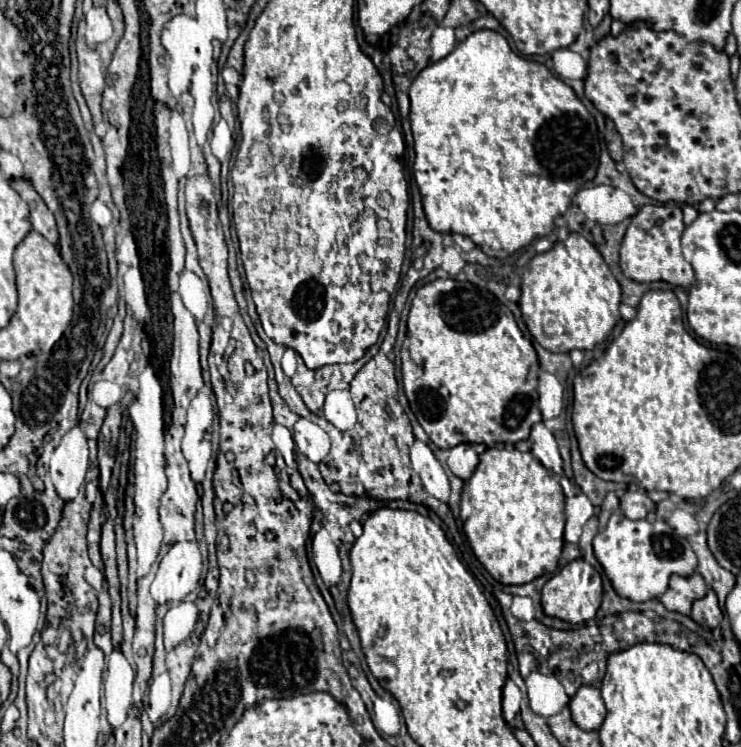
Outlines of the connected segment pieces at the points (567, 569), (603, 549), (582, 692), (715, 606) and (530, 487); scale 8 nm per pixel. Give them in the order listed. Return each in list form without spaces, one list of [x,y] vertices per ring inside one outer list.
[[[575,559],[569,565],[565,565],[559,573],[555,573],[541,591],[541,605],[545,615],[563,619],[567,623],[585,623],[595,617],[603,597],[603,583],[601,575],[583,559]]]
[[[621,511],[613,513],[607,527],[597,533],[593,539],[593,549],[617,593],[621,593],[621,597],[629,597],[631,601],[649,601],[653,597],[661,597],[673,573],[687,577],[695,573],[697,567],[697,557],[687,539],[675,535],[665,521],[657,519],[653,525],[647,519],[631,521]]]
[[[583,685],[575,693],[575,697],[571,699],[569,709],[571,709],[573,721],[581,729],[585,729],[585,731],[599,729],[601,723],[603,723],[603,719],[605,719],[605,715],[607,715],[603,697],[601,697],[599,689],[593,687],[593,685]]]
[[[709,589],[703,599],[697,599],[693,603],[691,619],[705,625],[705,627],[709,627],[710,630],[715,629],[721,623],[723,610],[719,607],[719,601],[713,589]]]
[[[485,449],[479,457],[475,473],[465,481],[461,491],[461,519],[463,531],[479,563],[491,573],[491,577],[503,585],[523,585],[537,579],[543,573],[551,573],[559,565],[563,551],[565,529],[565,495],[559,485],[559,477],[545,469],[531,453],[517,449]]]

